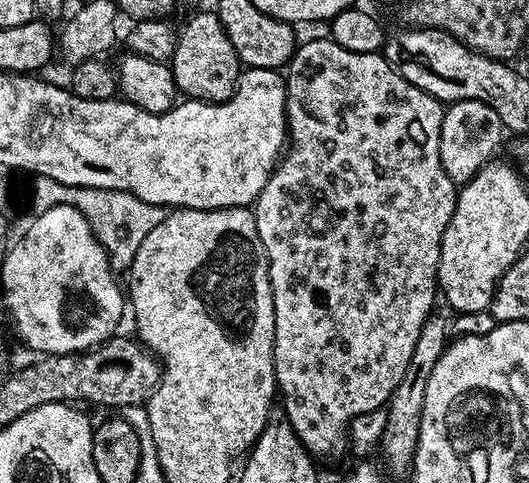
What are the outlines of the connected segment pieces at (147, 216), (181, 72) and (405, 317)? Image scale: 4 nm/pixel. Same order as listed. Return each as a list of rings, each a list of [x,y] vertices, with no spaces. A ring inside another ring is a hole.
[[[82,188],[75,193],[74,203],[90,222],[92,232],[108,253],[108,260],[113,269],[127,270],[134,262],[134,254],[138,254],[138,246],[142,246],[142,238],[158,226],[166,215],[159,204],[147,204],[129,192],[115,192],[101,188]]]
[[[215,11],[200,12],[179,29],[176,49],[170,61],[177,89],[185,97],[220,104],[237,90],[242,75],[242,65],[226,30]]]
[[[328,36],[316,38],[297,47],[286,70],[288,141],[283,159],[262,194],[256,199],[254,215],[258,226],[258,238],[262,238],[264,252],[268,256],[268,273],[274,298],[274,370],[278,400],[284,417],[290,422],[294,434],[313,457],[336,456],[350,444],[352,420],[358,414],[366,414],[387,405],[394,394],[406,366],[410,366],[410,354],[418,343],[418,334],[429,316],[433,315],[432,303],[438,300],[436,271],[440,261],[442,234],[454,214],[458,184],[447,176],[440,157],[439,144],[445,113],[443,103],[407,82],[383,53],[360,53],[342,48]]]

